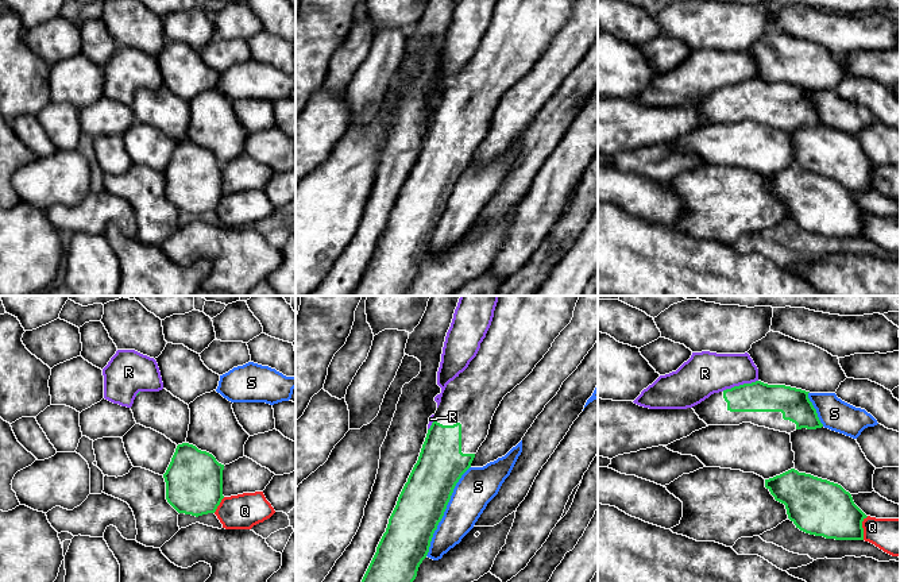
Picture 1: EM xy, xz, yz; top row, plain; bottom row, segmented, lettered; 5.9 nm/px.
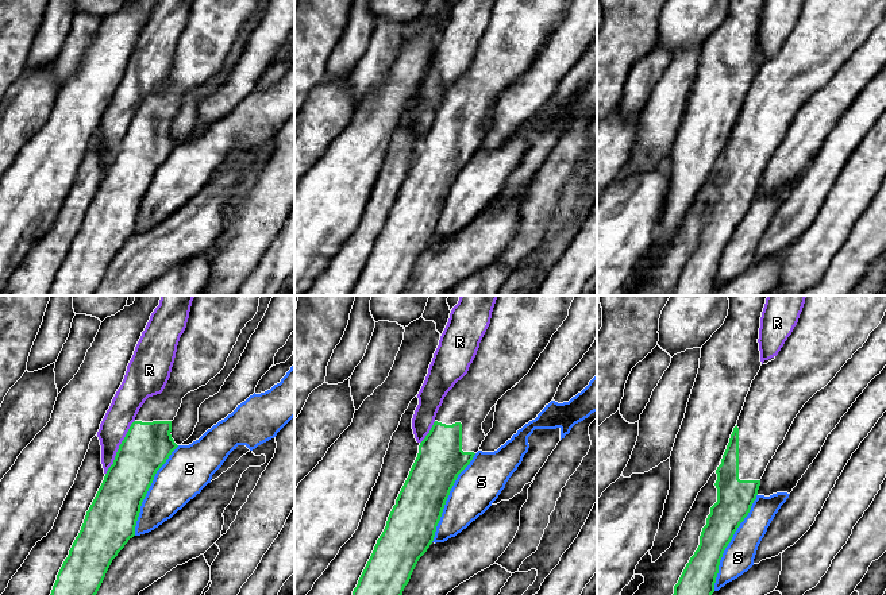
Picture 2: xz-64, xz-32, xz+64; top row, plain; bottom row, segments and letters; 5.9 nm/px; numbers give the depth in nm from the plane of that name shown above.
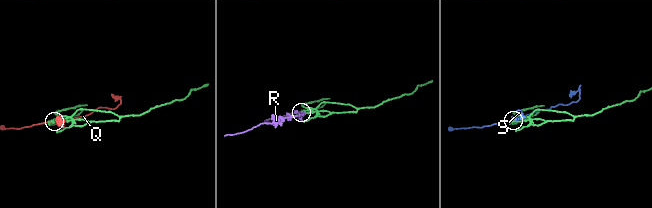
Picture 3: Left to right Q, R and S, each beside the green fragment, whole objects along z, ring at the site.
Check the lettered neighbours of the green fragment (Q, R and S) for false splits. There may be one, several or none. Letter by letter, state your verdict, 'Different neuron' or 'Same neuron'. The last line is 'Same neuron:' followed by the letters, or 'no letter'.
Q: Different neuron
R: Different neuron
S: Different neuron
Same neuron: no letter

